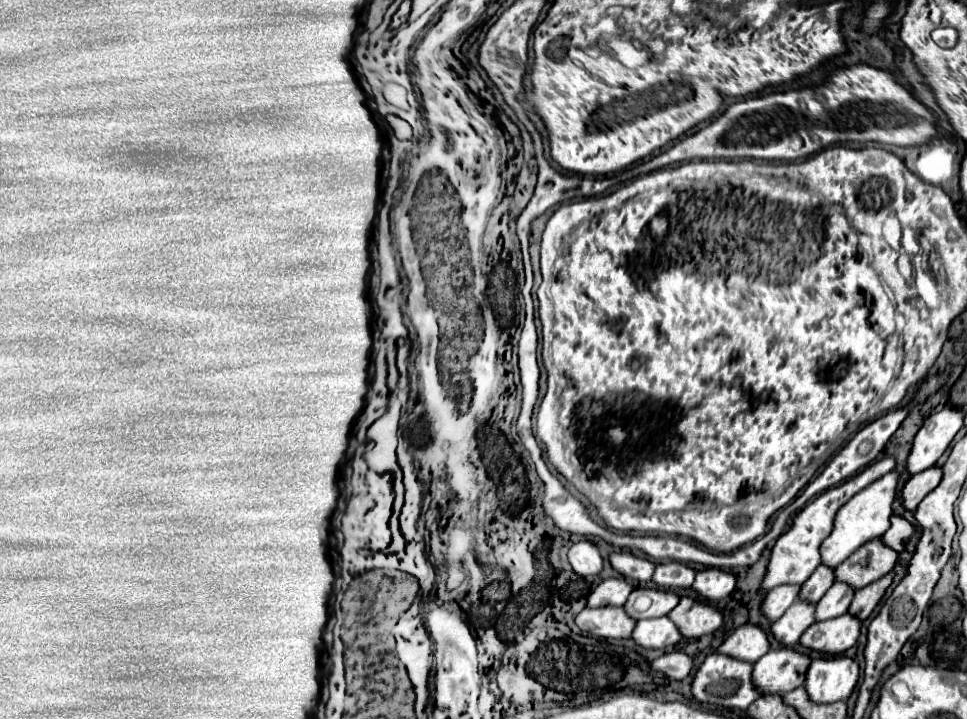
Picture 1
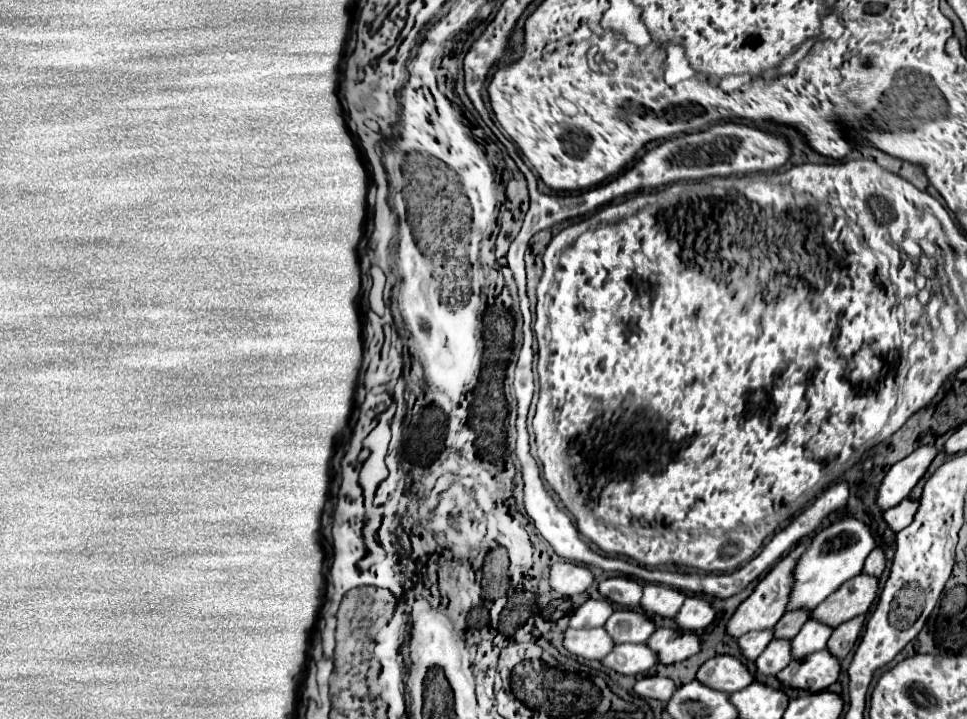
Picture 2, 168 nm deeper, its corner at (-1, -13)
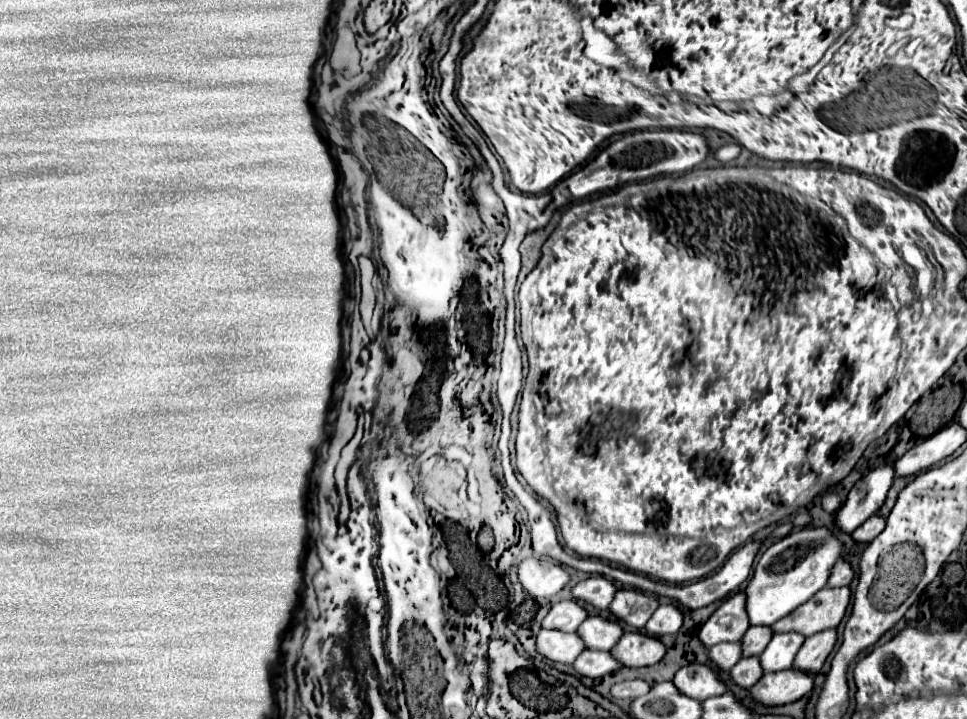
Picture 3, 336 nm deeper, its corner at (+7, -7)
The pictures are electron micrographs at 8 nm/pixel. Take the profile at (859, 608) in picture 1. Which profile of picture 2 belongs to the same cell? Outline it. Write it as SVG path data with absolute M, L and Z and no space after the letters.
M863 615L861 617L855 617L843 625L839 625L833 635L829 637L829 643L827 643L827 651L831 651L831 655L835 655L837 659L843 659L855 645L857 637L859 637L859 631L861 631L861 625L863 625Z

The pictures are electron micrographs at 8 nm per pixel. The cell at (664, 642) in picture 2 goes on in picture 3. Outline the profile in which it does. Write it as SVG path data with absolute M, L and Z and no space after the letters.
M627 631L611 653L625 667L647 667L665 657L667 645L659 637L649 637L643 631Z

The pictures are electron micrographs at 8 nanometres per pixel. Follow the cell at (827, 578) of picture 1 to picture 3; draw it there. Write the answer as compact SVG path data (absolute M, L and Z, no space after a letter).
M751 627L745 637L741 639L743 641L743 657L747 655L761 655L765 651L765 647L769 645L773 637L773 631L767 627Z

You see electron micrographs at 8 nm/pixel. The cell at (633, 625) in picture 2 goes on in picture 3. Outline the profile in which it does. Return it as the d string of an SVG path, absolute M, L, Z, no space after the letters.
M593 615L587 617L577 633L581 635L581 639L585 641L587 649L613 649L613 645L617 645L617 641L621 639L621 635L625 633L621 623L615 619L605 619L601 615Z

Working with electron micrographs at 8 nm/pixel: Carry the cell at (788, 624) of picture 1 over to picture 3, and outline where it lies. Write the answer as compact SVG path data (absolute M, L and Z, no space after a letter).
M743 657L733 669L731 669L731 677L737 685L741 687L753 687L761 677L763 677L763 671L761 671L761 661L759 657Z

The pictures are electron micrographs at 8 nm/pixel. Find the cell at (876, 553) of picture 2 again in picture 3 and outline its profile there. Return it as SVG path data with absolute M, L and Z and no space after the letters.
M847 559L837 561L835 569L833 569L833 577L829 581L829 587L841 587L841 585L849 585L855 577L855 571L851 567L851 563Z

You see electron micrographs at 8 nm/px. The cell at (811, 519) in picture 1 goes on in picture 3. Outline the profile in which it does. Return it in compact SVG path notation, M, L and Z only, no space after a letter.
M735 593L725 599L721 607L701 625L699 639L705 647L713 647L723 641L739 641L749 629L747 593Z

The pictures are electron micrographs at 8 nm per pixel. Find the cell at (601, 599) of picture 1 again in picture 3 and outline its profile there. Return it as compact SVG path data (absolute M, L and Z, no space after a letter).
M575 599L559 601L553 605L549 615L543 619L545 629L561 629L561 631L577 631L577 627L589 617L589 611L579 605Z

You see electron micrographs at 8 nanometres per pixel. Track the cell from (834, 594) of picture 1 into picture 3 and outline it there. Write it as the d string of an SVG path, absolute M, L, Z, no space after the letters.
M797 631L773 635L767 649L761 653L761 665L763 665L765 673L789 669L803 643L805 643L805 635L801 635Z

